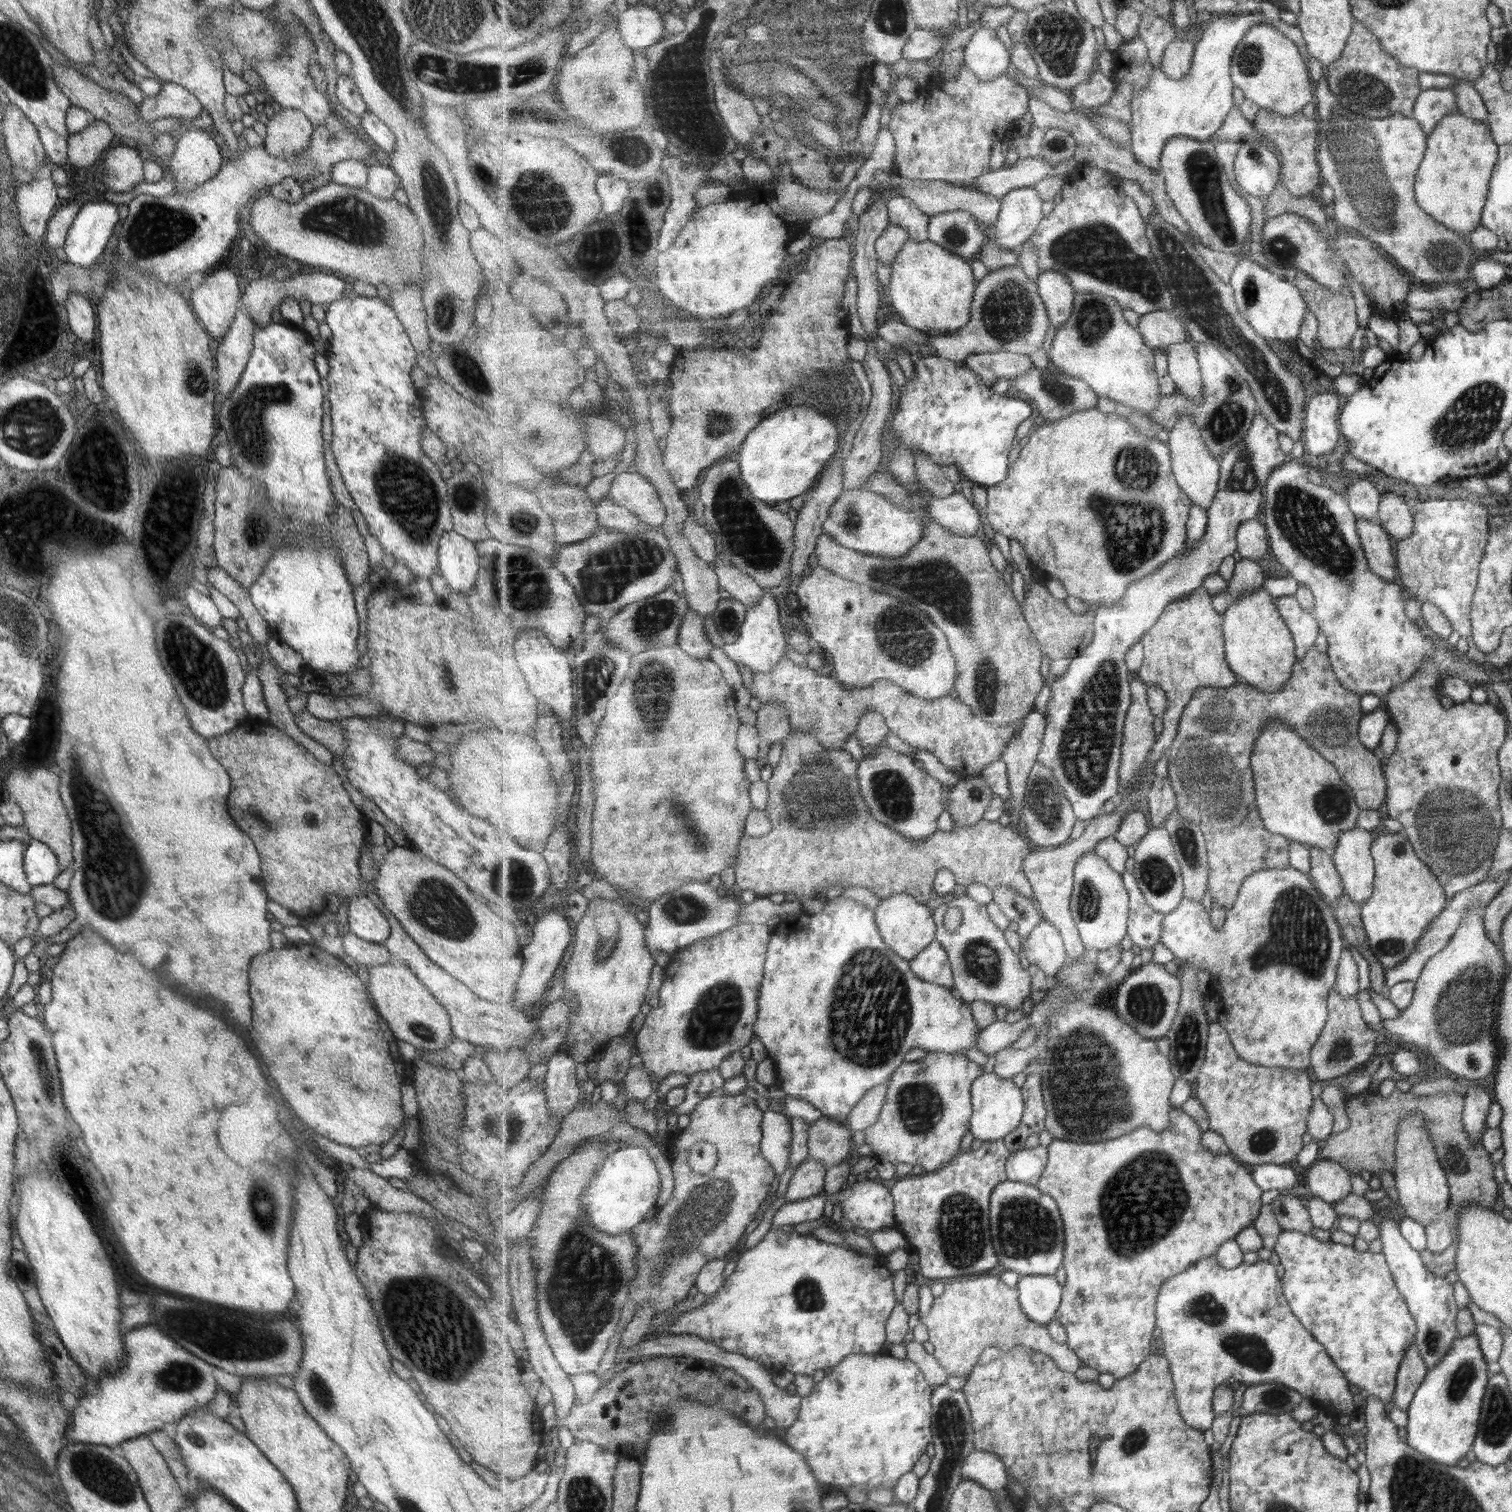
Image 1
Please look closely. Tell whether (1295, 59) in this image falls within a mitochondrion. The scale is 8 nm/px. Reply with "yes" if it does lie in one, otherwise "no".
no

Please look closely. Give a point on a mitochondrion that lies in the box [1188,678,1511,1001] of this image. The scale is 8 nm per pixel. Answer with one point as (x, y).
(1445, 811)

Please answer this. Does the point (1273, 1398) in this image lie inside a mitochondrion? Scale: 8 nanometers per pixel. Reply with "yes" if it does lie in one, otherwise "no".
yes

